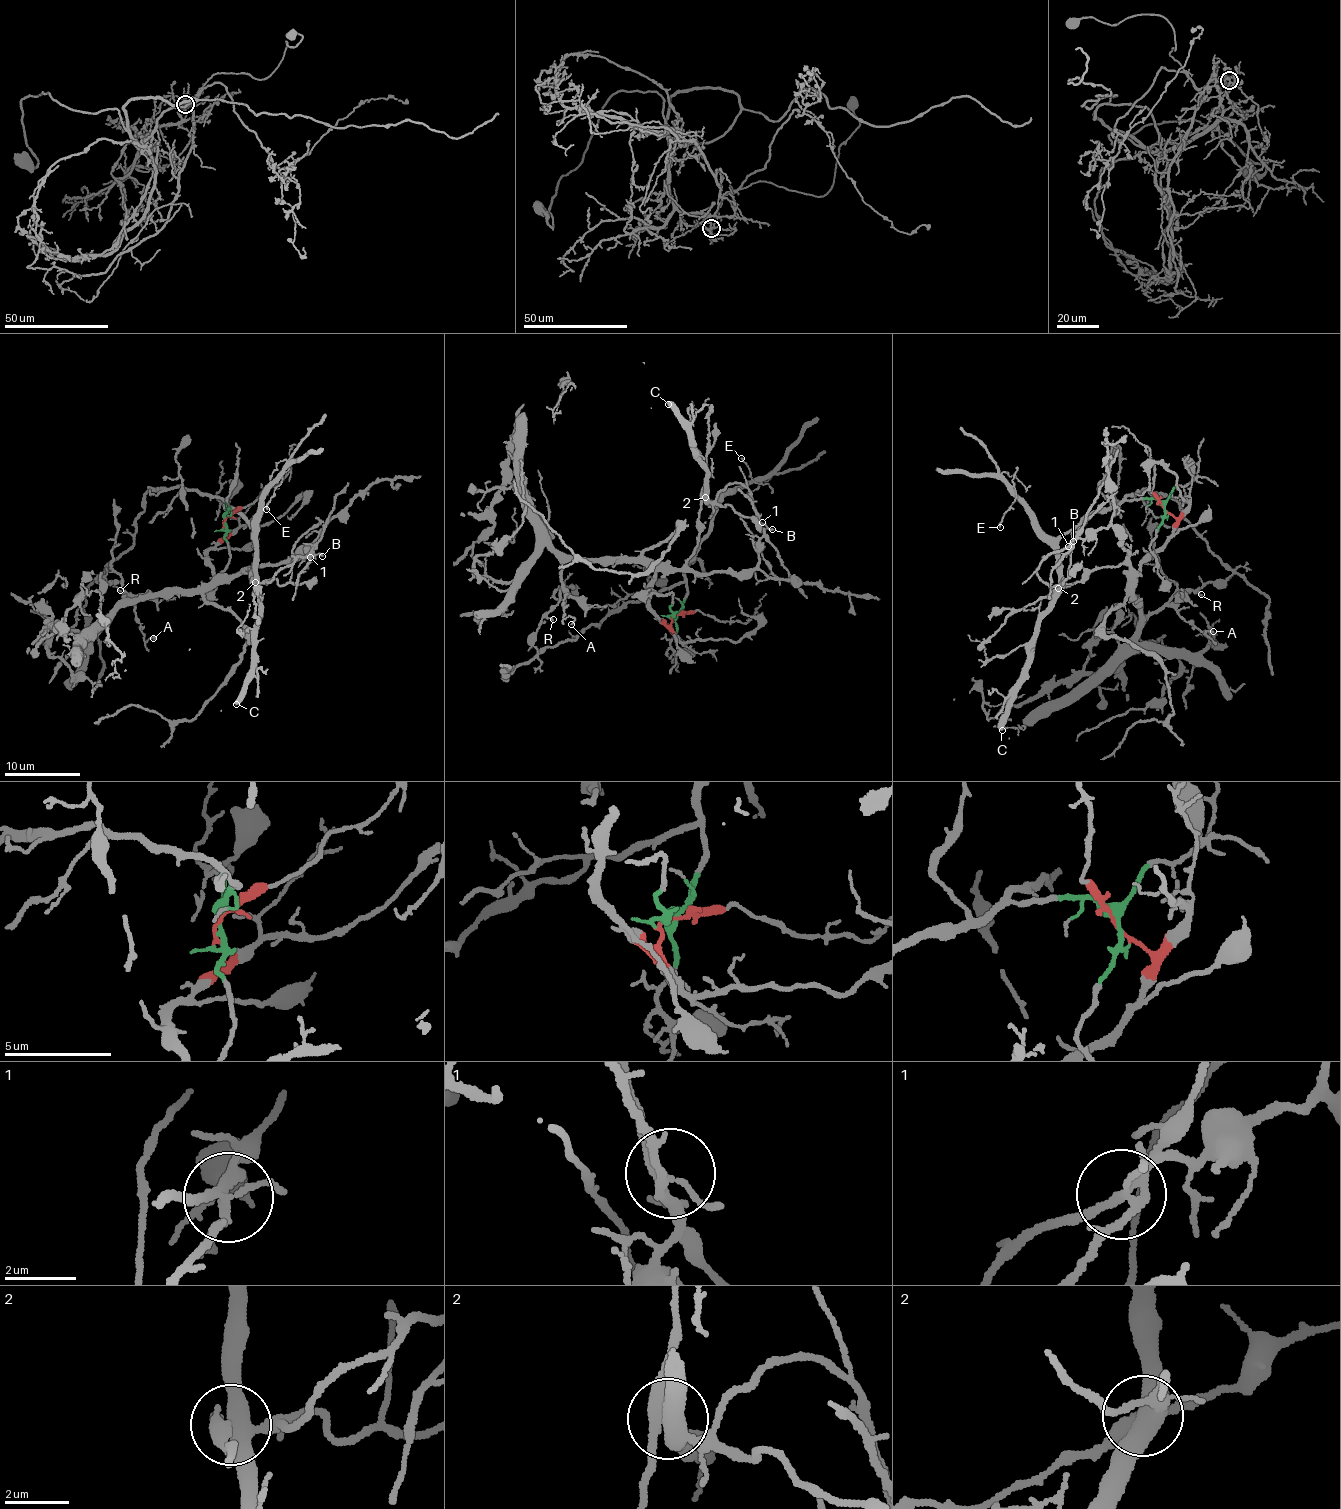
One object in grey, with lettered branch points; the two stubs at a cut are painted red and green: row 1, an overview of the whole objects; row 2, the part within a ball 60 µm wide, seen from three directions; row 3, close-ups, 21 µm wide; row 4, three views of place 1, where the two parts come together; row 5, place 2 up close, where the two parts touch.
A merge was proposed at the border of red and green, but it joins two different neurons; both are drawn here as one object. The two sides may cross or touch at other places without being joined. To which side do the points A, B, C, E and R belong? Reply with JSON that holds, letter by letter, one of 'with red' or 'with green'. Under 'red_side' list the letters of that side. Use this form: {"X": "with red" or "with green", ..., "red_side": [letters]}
{"A": "with red", "B": "with green", "C": "with green", "E": "with green", "R": "with red", "red_side": ["A", "R"]}

